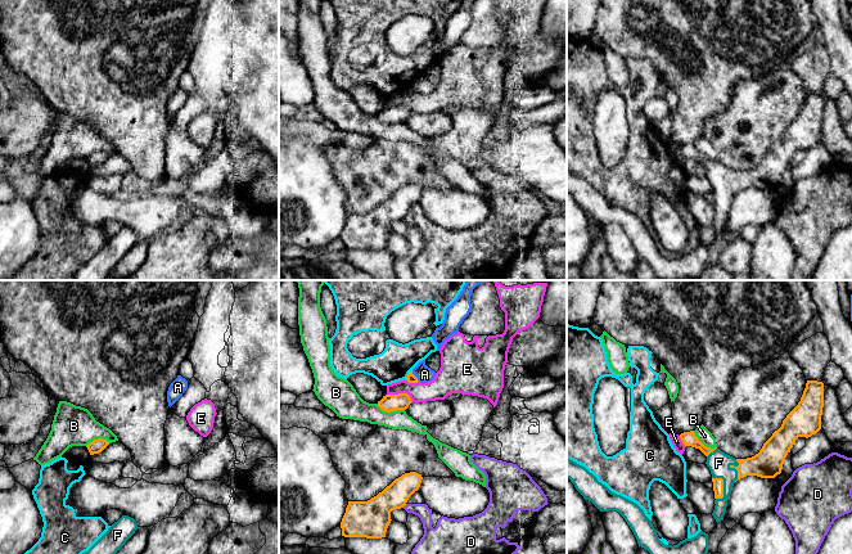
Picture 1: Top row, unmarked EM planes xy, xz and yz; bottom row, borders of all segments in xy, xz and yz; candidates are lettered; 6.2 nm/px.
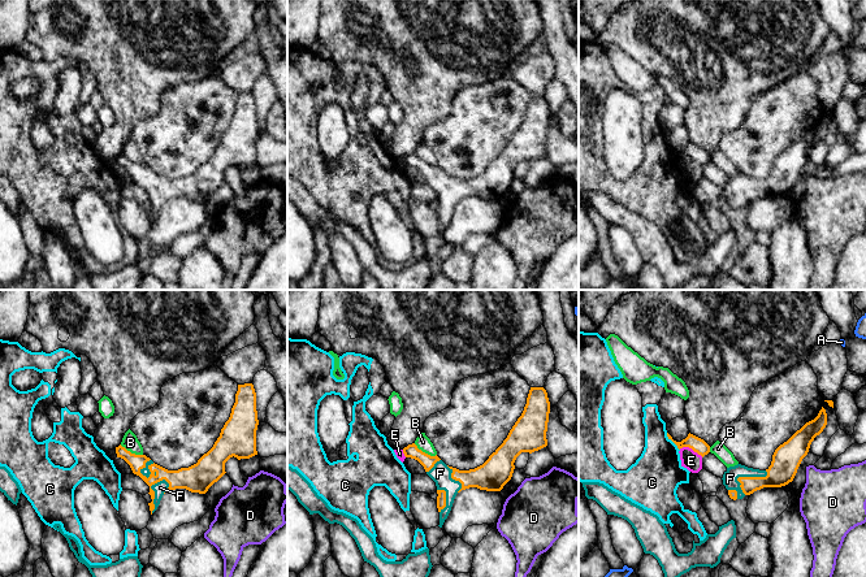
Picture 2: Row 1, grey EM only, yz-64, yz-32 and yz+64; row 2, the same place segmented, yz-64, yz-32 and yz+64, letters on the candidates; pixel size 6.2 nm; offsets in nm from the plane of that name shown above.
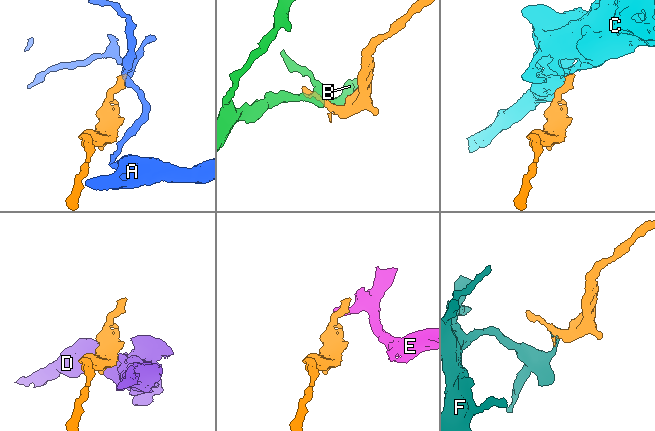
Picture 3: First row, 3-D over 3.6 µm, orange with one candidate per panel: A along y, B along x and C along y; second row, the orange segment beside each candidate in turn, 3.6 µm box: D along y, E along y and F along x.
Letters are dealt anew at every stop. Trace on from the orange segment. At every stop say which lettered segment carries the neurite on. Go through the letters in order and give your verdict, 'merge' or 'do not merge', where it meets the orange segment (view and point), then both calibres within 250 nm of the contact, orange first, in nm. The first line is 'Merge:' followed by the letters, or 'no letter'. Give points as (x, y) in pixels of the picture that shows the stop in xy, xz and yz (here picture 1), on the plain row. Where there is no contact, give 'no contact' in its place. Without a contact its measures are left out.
Merge: F
A: do not merge; contact xz (414, 88); calibres 60 and 110 nm
B: do not merge; contact xz (391, 122); calibres 110 and 160 nm
C: do not merge; contact xz (409, 86); calibres 60 and 220 nm
D: do not merge; contact xz (404, 217); calibres 240 and 100 nm
E: do not merge; contact xz (401, 106); calibres 110 and 140 nm
F: merge; contact yz (722, 197); calibres 60 and 140 nm

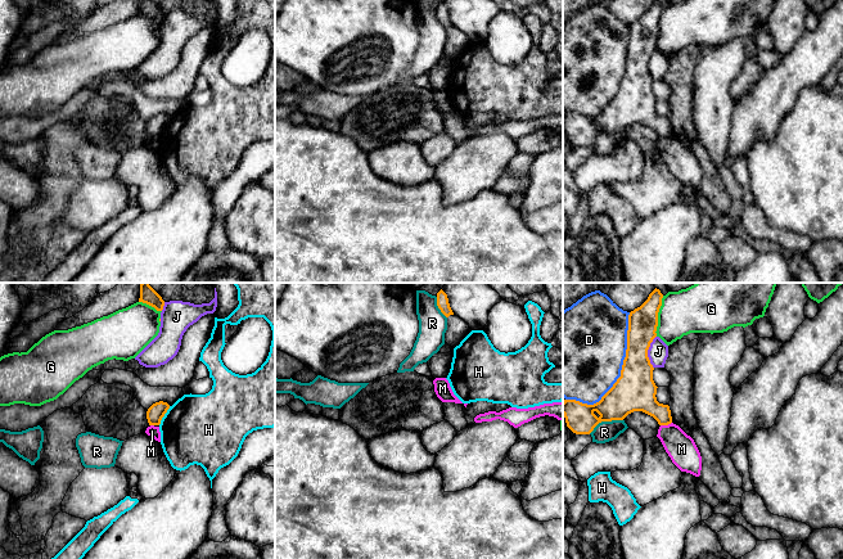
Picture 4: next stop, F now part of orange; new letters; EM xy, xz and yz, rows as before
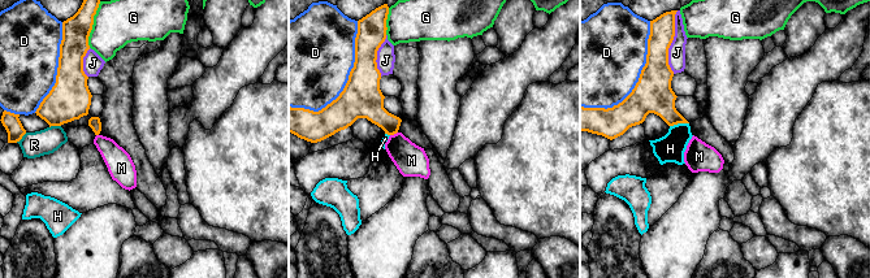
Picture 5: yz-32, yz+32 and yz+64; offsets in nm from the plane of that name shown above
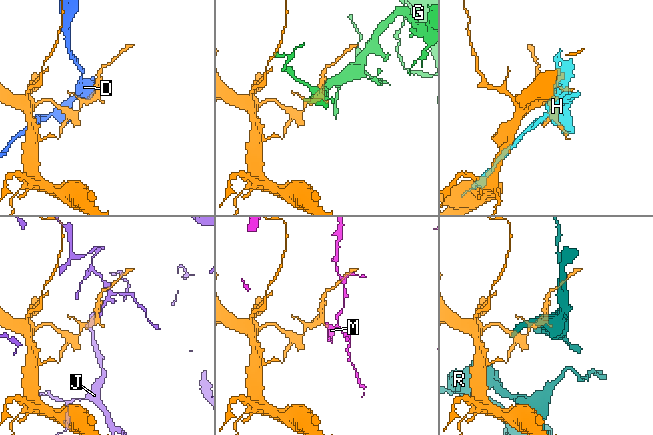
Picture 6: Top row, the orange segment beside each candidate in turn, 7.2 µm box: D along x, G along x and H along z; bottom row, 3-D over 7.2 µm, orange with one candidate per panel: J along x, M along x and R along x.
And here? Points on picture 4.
Merge: no letter
D: do not merge; contact yz (621, 85); calibres 260 and 480 nm
G: do not merge; contact yz (657, 28); calibres 190 and 280 nm
H: do not merge; contact xy (163, 127); calibres 110 and 440 nm
J: do not merge; contact yz (647, 64); calibres 260 and 130 nm
M: do not merge; contact yz (666, 136); calibres 200 and 180 nm
R: do not merge; contact yz (605, 133); calibres 240 and 130 nm

